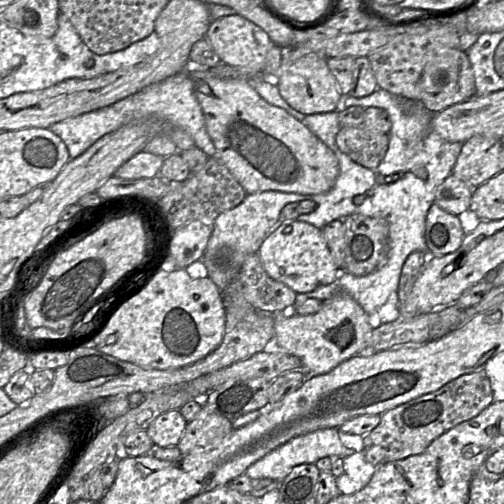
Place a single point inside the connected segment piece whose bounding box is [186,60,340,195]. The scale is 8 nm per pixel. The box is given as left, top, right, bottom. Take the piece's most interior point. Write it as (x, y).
(265, 148)

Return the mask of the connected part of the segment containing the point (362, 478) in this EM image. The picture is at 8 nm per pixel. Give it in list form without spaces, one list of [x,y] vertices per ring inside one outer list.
[[[362,451],[344,458],[344,472],[336,478],[340,494],[353,494],[365,487],[371,480],[376,466],[366,460]]]

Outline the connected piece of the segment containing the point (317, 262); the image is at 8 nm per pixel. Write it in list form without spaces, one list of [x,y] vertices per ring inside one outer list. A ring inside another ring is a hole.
[[[296,219],[278,223],[257,253],[267,274],[296,293],[311,292],[320,286],[331,284],[340,273],[321,229]]]

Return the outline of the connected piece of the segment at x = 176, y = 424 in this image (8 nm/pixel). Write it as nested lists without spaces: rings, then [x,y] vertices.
[[[178,409],[158,416],[147,428],[153,444],[162,448],[177,446],[186,428],[187,421]]]

